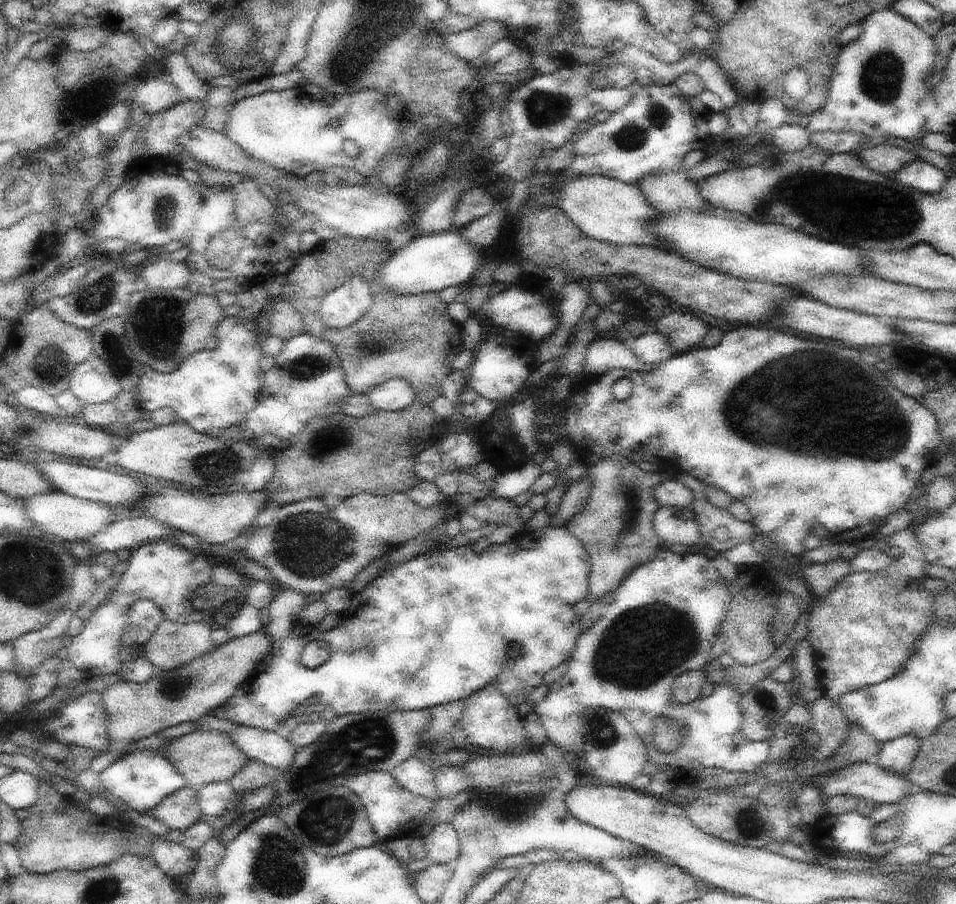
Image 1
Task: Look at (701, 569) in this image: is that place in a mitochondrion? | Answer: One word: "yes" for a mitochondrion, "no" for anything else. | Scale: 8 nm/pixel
no

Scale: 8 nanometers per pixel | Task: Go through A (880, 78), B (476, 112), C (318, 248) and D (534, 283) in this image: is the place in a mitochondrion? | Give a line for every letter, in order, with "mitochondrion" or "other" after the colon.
A: mitochondrion
B: other
C: other
D: other

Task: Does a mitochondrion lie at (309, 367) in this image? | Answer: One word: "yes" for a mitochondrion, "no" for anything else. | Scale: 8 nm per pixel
yes

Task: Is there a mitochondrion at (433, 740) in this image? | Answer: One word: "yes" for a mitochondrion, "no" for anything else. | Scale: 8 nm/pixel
yes

